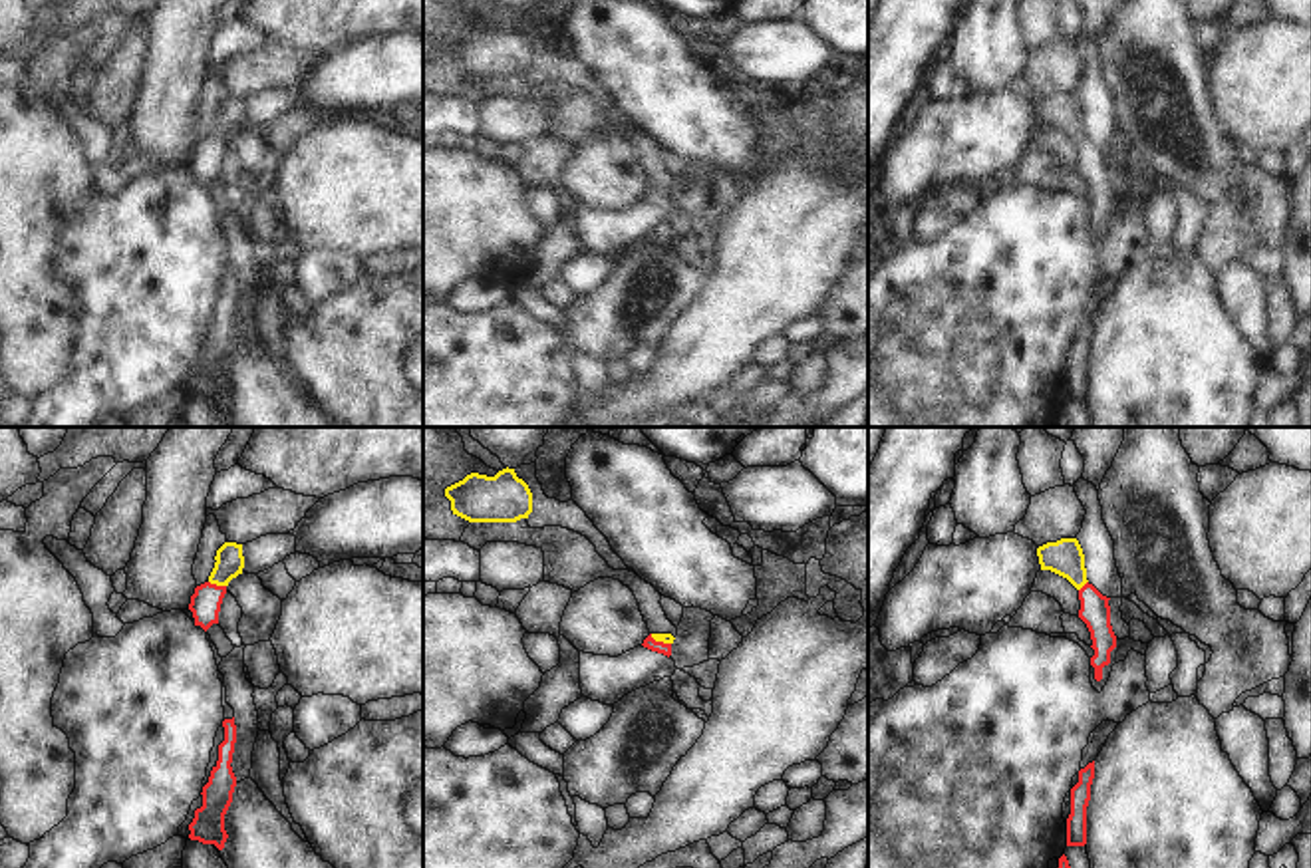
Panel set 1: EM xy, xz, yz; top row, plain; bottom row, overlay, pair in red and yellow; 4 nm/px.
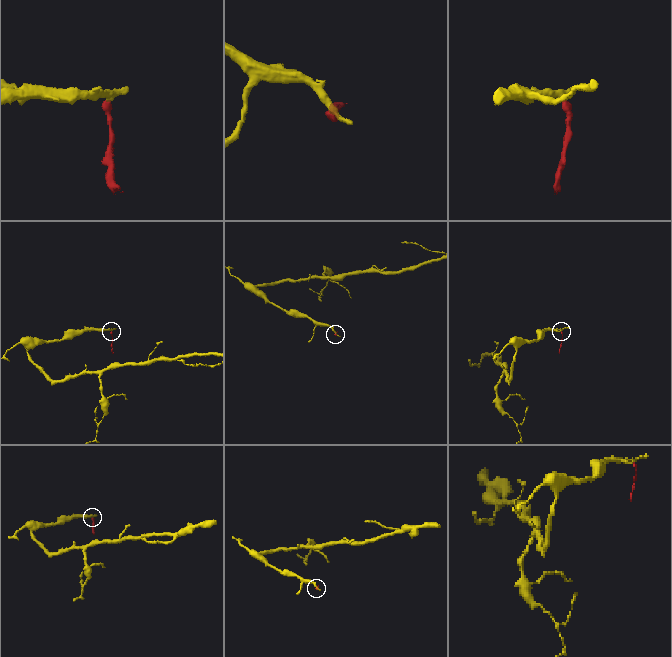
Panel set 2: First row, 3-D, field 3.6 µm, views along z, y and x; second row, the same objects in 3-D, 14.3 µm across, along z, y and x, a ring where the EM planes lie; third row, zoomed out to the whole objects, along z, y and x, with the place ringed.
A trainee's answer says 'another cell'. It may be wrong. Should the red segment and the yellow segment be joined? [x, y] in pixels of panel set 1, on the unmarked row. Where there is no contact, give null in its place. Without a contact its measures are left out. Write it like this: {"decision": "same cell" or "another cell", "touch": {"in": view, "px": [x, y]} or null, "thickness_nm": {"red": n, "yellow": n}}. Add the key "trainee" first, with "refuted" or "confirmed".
{"trainee": "refuted", "decision": "same cell", "touch": {"in": "xy", "px": [215, 140]}, "thickness_nm": {"red": 130, "yellow": 110}}

